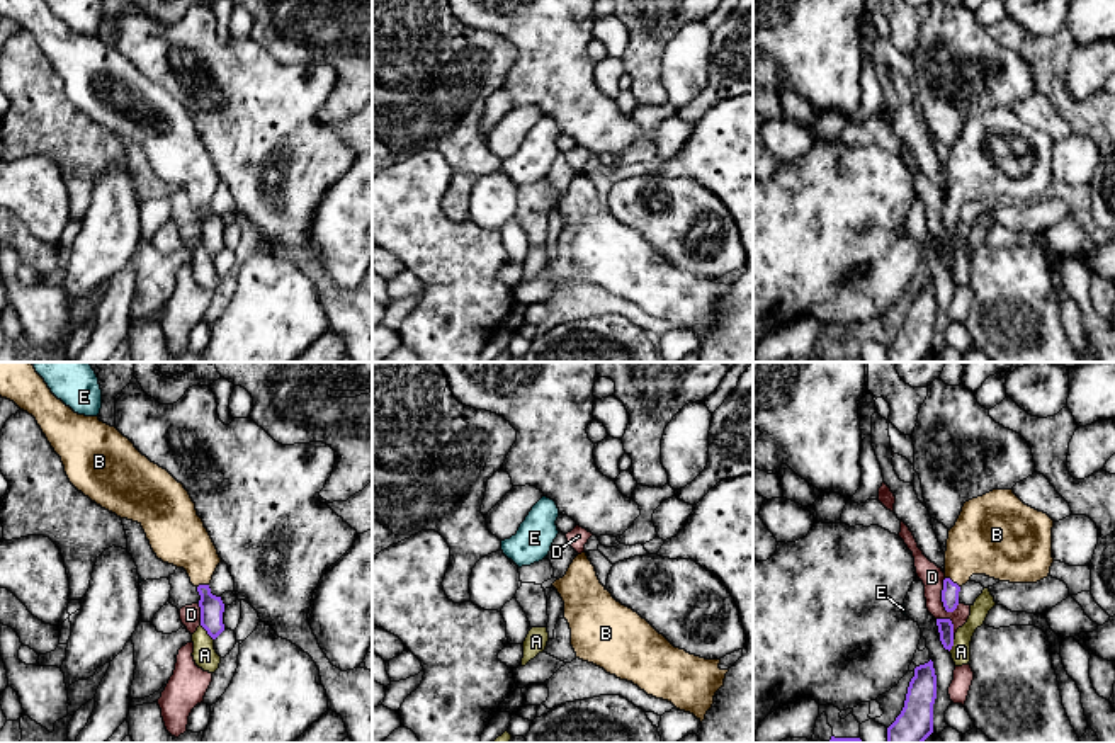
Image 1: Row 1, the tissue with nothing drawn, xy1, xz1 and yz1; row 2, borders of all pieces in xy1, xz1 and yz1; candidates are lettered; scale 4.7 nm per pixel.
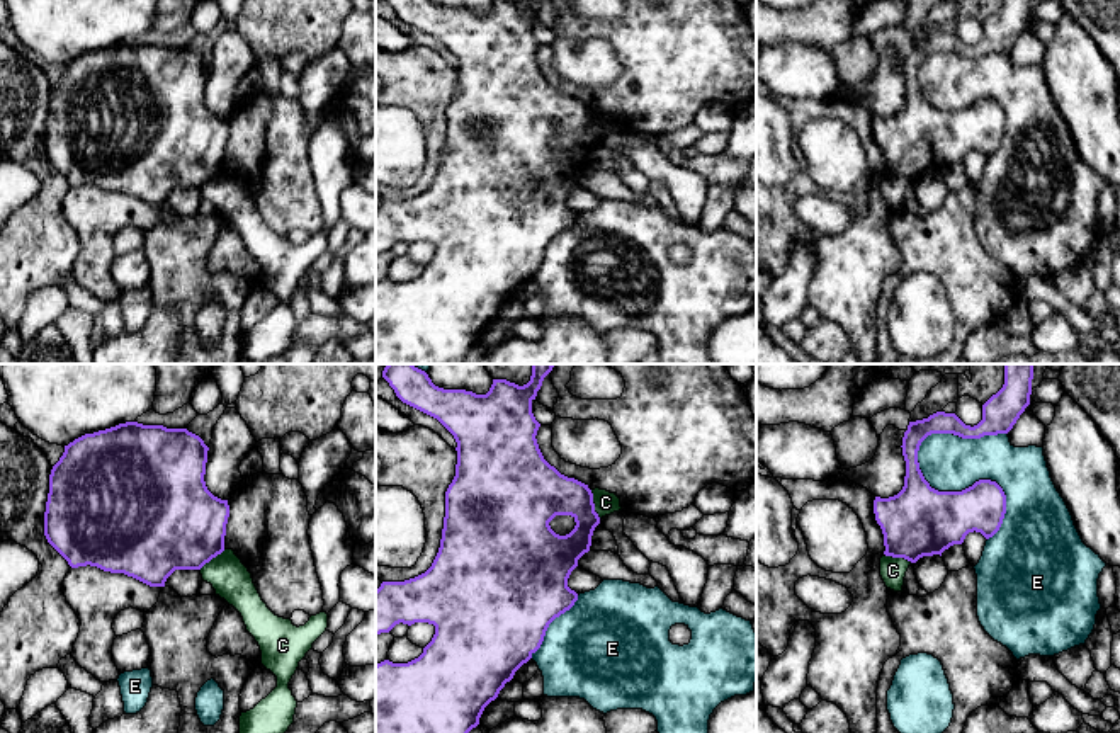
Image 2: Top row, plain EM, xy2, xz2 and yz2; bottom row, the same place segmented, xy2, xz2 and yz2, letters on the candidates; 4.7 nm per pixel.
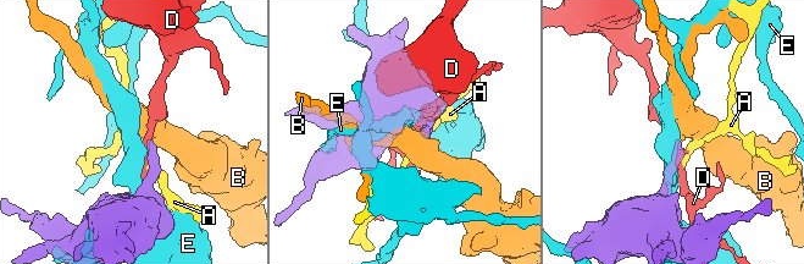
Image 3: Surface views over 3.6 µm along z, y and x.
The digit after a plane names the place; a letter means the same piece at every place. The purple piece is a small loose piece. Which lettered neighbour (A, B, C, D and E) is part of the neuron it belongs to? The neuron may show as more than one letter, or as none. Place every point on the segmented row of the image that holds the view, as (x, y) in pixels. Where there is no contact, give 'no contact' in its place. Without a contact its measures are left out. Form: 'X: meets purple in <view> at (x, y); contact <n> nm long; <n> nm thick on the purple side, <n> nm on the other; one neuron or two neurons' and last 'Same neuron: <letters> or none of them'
A: meets purple in xy1 at (208, 633); contact 100 nm long; 110 nm thick on the purple side, 110 nm on the other; two neurons
B: meets purple in yz1 at (950, 580); contact 90 nm long; 80 nm thick on the purple side, 320 nm on the other; one neuron
C: meets purple in xz2 at (593, 504); contact 140 nm long; 240 nm thick on the purple side, 110 nm on the other; two neurons
D: meets purple in yz1 at (942, 597); contact 170 nm long; 80 nm thick on the purple side, 110 nm on the other; two neurons
E: meets purple in yz2 at (966, 488); contact 600 nm long; 320 nm thick on the purple side, 280 nm on the other; two neurons
Same neuron: B

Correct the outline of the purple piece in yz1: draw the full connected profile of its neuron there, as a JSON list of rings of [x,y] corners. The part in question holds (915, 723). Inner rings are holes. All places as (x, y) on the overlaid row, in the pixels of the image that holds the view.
[[[933,661],[914,668],[904,707],[887,728],[887,743],[923,743],[933,733],[937,675]]]

